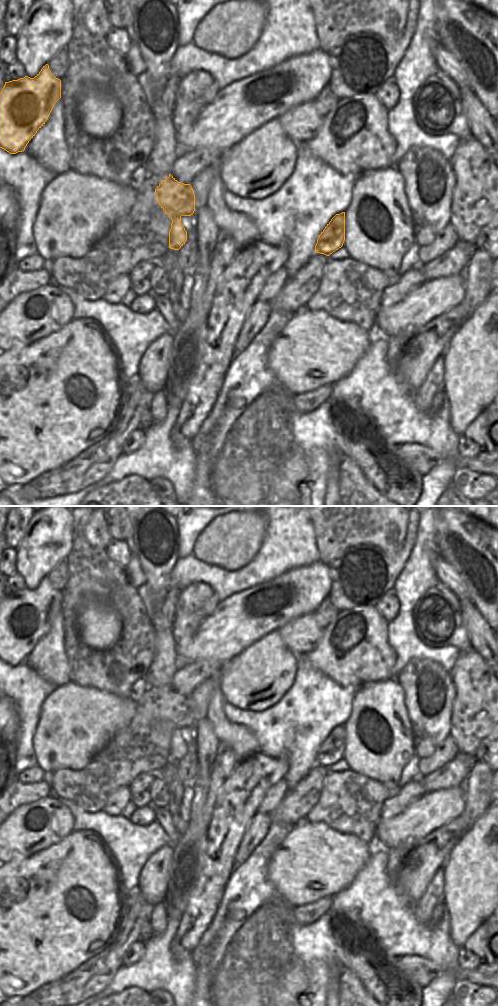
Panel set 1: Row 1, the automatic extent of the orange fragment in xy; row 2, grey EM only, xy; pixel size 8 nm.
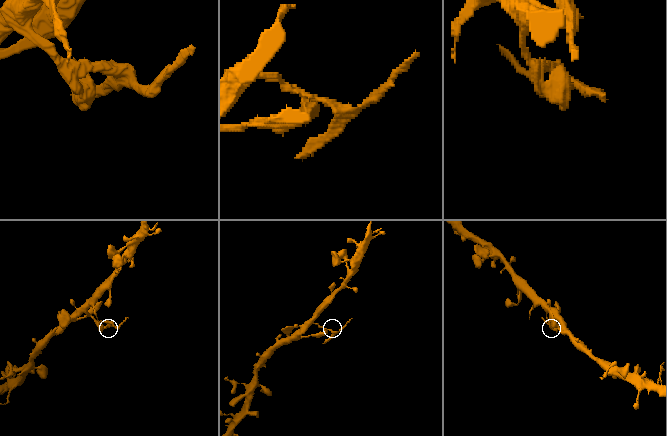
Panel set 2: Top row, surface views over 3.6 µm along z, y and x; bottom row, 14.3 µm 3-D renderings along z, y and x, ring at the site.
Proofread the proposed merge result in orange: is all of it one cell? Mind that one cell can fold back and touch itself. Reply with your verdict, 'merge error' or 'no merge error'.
merge error

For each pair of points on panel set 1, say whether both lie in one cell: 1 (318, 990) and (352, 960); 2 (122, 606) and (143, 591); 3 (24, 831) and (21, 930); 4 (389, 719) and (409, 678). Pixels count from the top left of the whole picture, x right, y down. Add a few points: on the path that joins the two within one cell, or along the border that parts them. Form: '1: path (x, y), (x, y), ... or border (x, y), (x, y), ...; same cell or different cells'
1: border (342, 945), (344, 947), (343, 969); different cells
2: border (136, 588), (136, 592), (143, 602), (145, 609); different cells
3: border (44, 848), (23, 859), (12, 859), (10, 861); different cells
4: border (396, 678), (404, 693), (404, 706), (407, 714); different cells

